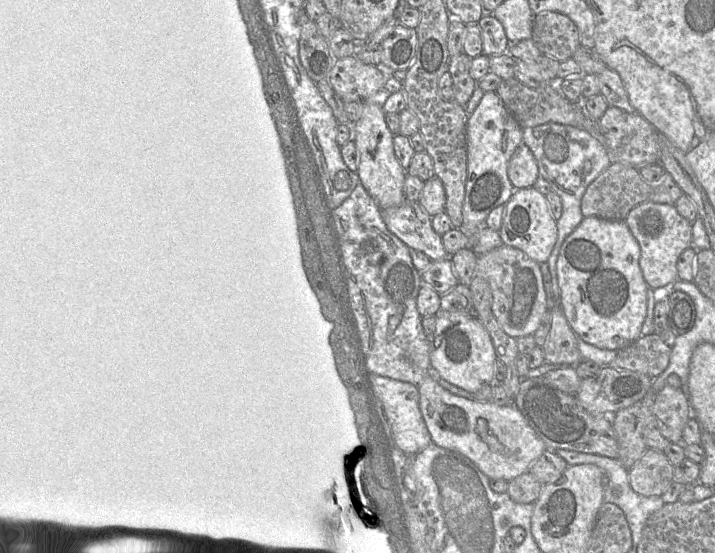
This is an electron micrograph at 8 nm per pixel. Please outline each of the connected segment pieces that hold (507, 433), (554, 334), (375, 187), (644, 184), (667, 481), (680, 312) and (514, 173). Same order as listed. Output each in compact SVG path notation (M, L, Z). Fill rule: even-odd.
M430 375L417 386L419 407L433 442L439 447L455 451L472 461L489 479L509 482L529 472L532 464L546 450L545 443L536 435L520 410L513 404L499 406L493 402L479 402L454 395L444 389Z
M561 306L549 309L551 328L542 347L545 362L560 366L576 366L583 361L578 349L578 336L570 327Z
M365 101L360 119L354 122L353 140L359 154L356 173L380 209L399 206L405 200L403 186L407 174L395 155L394 135L387 126L385 116L382 106L376 102Z
M612 161L586 189L582 201L581 211L584 217L599 217L606 220L625 221L629 212L643 202L655 202L675 205L684 194L669 173L665 173L656 182L647 182L637 168L619 161Z
M648 448L628 470L629 484L643 496L662 496L674 482L674 467L664 452Z
M674 291L668 297L668 325L677 335L689 332L696 320L696 308L692 298L682 291Z
M524 143L514 151L507 173L515 189L534 187L540 176L539 168L533 152Z

